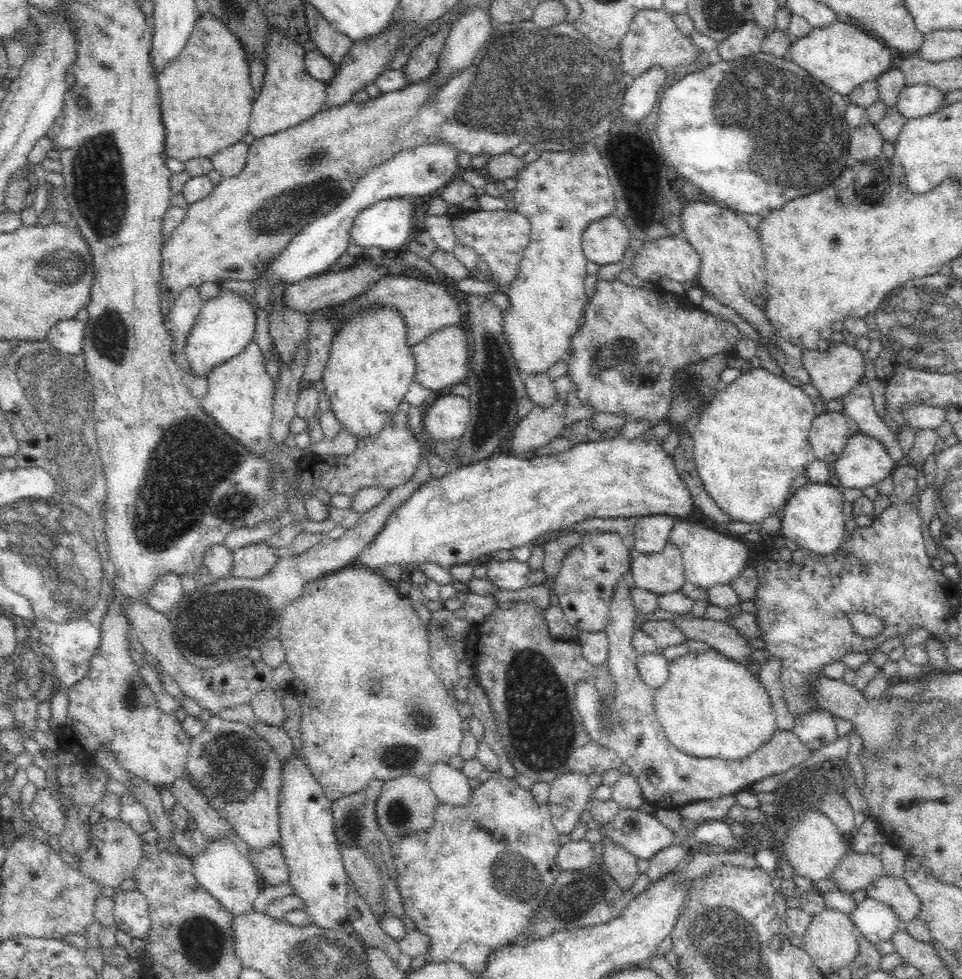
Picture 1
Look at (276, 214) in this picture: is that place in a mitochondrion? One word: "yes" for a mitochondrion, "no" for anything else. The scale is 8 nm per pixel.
yes

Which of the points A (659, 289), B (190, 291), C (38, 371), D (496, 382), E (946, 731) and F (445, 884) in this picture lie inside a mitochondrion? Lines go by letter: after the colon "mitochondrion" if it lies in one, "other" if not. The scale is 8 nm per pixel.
A: other
B: other
C: mitochondrion
D: mitochondrion
E: mitochondrion
F: other

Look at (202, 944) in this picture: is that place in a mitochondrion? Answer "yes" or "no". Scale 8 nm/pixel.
yes

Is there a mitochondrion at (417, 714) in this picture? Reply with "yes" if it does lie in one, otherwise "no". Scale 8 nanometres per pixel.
yes

